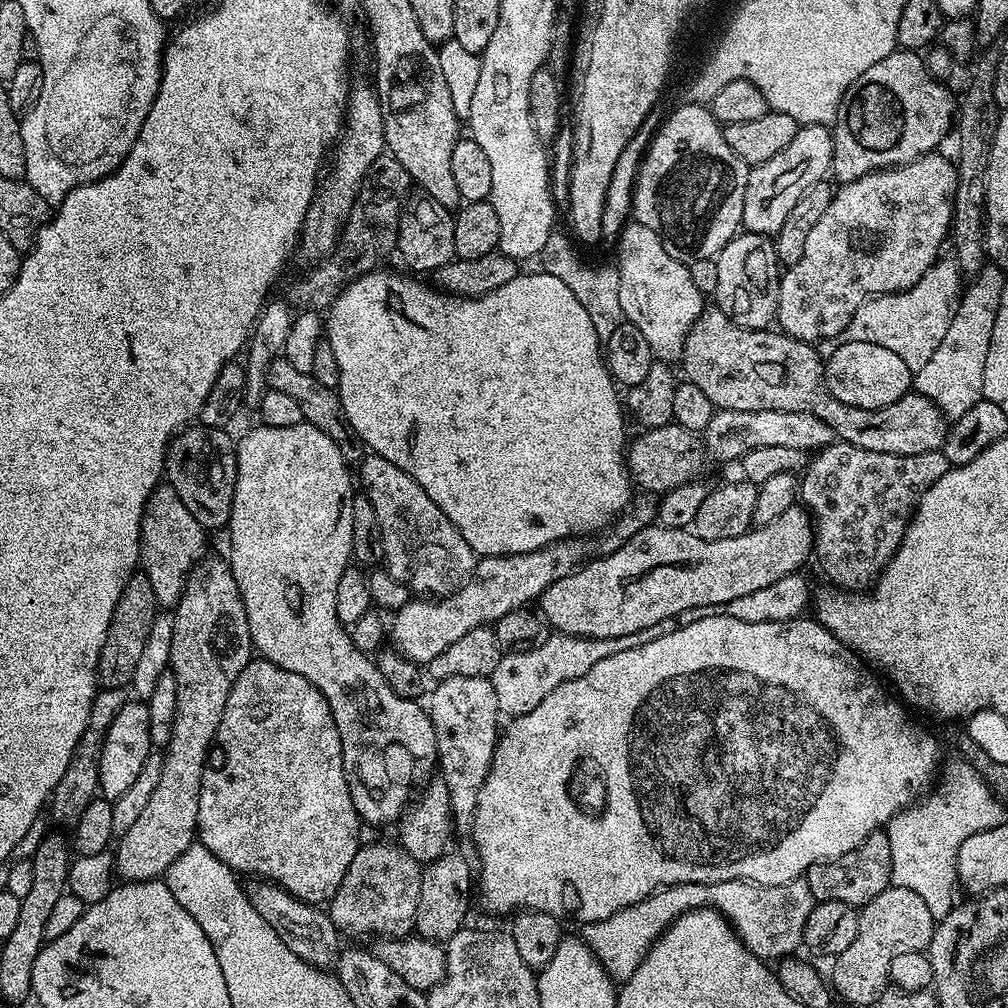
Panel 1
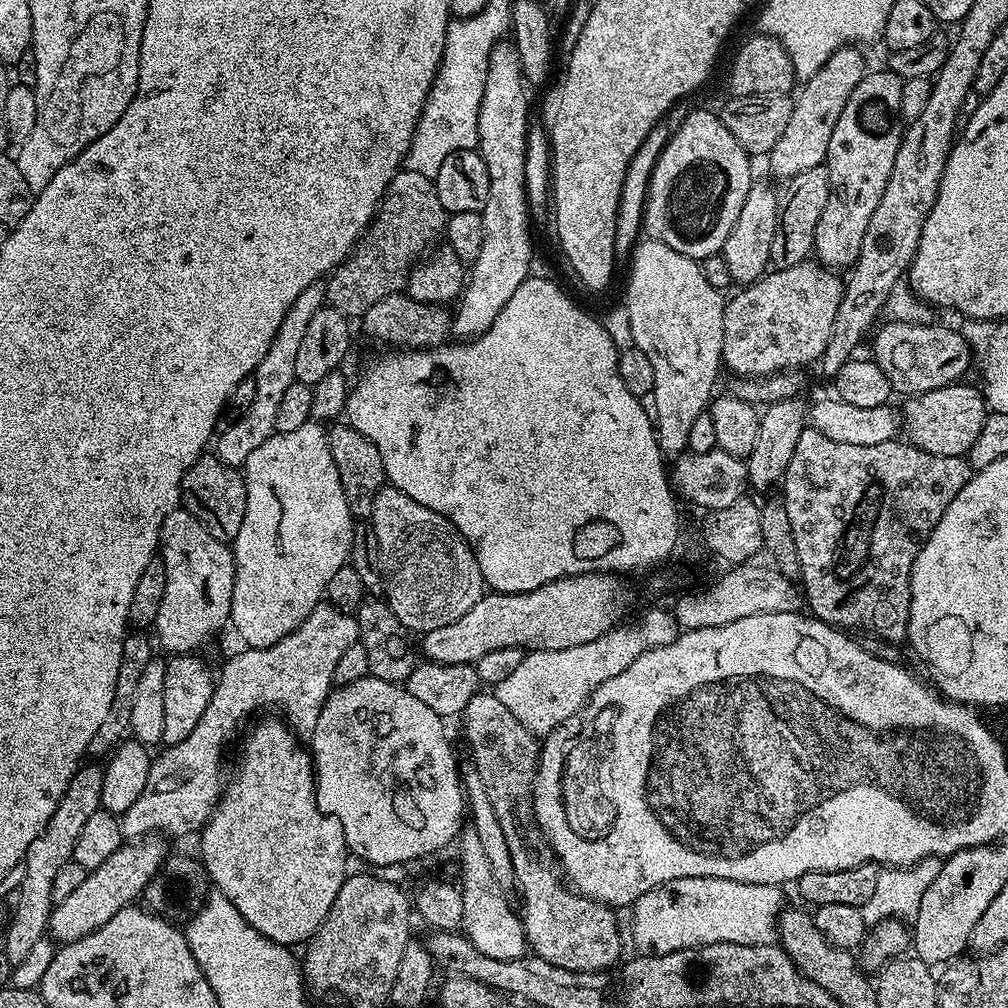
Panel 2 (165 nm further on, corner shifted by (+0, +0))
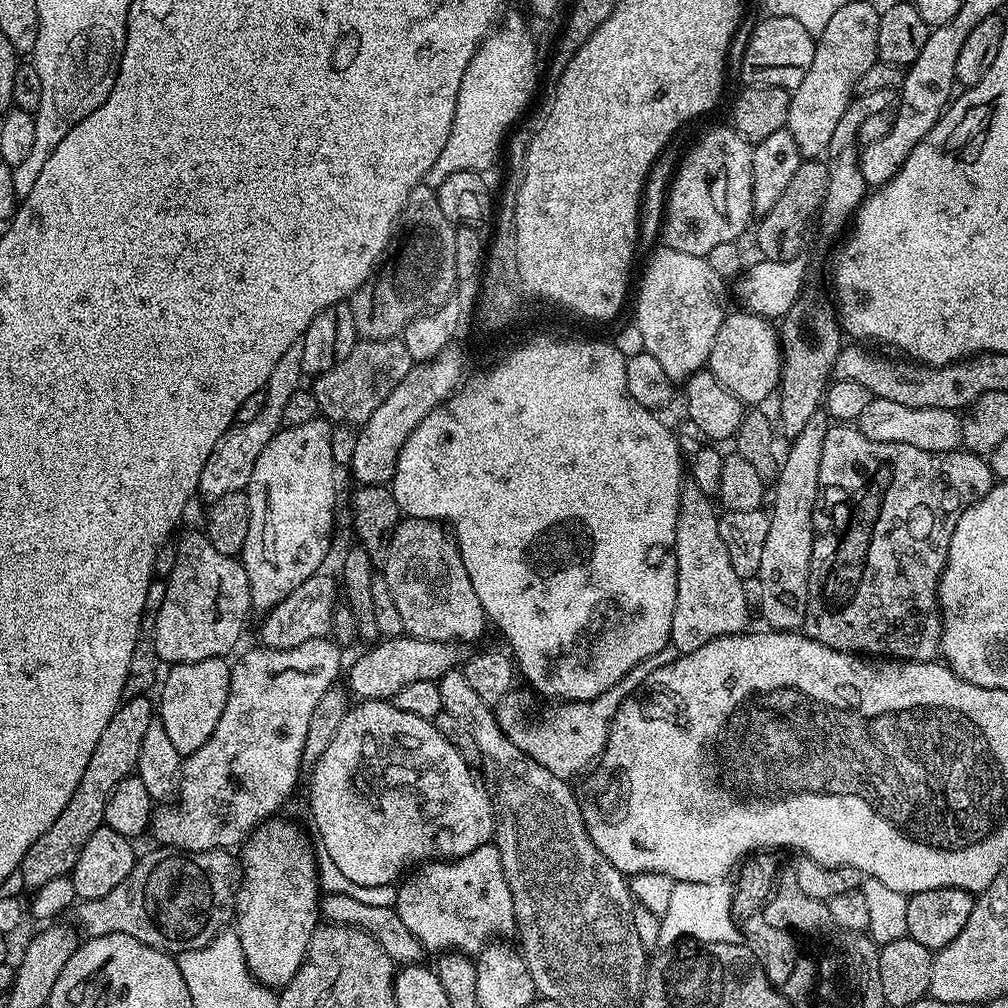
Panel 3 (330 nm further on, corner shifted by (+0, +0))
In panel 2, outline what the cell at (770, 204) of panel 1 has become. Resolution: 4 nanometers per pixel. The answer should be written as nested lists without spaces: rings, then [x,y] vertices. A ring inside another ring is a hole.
[[[845,46],[830,54],[824,65],[803,81],[804,89],[802,84],[795,93],[794,114],[790,114],[790,123],[786,125],[782,138],[778,138],[774,150],[766,157],[766,163],[772,167],[774,175],[781,176],[781,181],[787,182],[802,170],[810,170],[810,166],[827,161],[830,134],[834,134],[834,126],[842,115],[842,106],[846,106],[850,90],[854,90],[866,74],[864,56],[860,52],[863,51],[859,47]]]

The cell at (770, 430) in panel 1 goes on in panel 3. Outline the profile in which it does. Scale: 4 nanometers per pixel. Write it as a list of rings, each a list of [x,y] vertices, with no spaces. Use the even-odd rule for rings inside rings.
[[[873,398],[854,424],[863,436],[874,442],[902,442],[918,446],[918,450],[954,452],[962,444],[960,421],[961,417],[951,408],[915,408],[902,406],[902,402],[890,402],[886,398]]]

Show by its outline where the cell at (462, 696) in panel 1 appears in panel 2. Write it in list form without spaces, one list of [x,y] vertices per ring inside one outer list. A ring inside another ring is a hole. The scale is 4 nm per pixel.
[[[465,827],[458,837],[460,844],[460,880],[458,887],[462,894],[462,932],[482,954],[495,960],[517,960],[525,955],[524,921],[512,909],[509,893],[500,887],[498,878],[490,871],[490,862],[482,851],[482,841],[471,828]]]

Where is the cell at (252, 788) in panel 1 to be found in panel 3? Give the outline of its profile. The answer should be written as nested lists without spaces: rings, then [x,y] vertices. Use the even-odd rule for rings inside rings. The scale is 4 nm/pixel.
[[[269,818],[263,824],[259,824],[252,835],[244,841],[242,851],[244,853],[238,856],[238,864],[242,871],[238,876],[238,887],[236,889],[236,911],[234,913],[234,930],[238,934],[238,938],[242,942],[242,954],[246,958],[246,964],[252,976],[259,980],[262,984],[267,984],[273,990],[279,990],[285,984],[290,982],[290,978],[294,978],[294,974],[298,974],[298,970],[304,961],[306,950],[310,946],[310,938],[314,934],[314,930],[322,920],[322,889],[320,877],[317,871],[317,853],[312,850],[312,844],[308,841],[308,836],[296,824],[291,824],[288,820],[278,820],[280,818]]]

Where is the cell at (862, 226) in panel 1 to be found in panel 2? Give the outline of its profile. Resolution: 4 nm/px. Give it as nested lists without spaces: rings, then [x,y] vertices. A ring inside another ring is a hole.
[[[811,259],[803,260],[798,266],[790,266],[789,268],[778,268],[769,271],[760,277],[753,284],[741,287],[740,293],[736,297],[729,299],[724,305],[724,358],[723,367],[733,372],[736,378],[767,378],[773,376],[776,372],[786,372],[789,370],[803,369],[803,364],[814,365],[821,359],[827,344],[830,342],[832,331],[834,330],[835,311],[838,310],[839,302],[843,298],[845,281],[836,277],[839,276],[835,271],[829,270],[819,262],[813,262]]]

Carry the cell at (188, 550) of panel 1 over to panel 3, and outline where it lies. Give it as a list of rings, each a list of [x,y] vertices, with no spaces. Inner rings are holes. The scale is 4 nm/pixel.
[[[203,531],[188,532],[184,537],[179,537],[176,540],[176,549],[178,558],[174,558],[174,570],[166,578],[166,598],[162,601],[162,610],[158,610],[154,629],[156,655],[168,666],[202,662],[215,656],[227,657],[229,655],[227,652],[239,642],[240,635],[244,632],[248,612],[253,611],[250,578],[243,563],[237,557],[214,550],[214,546]]]

